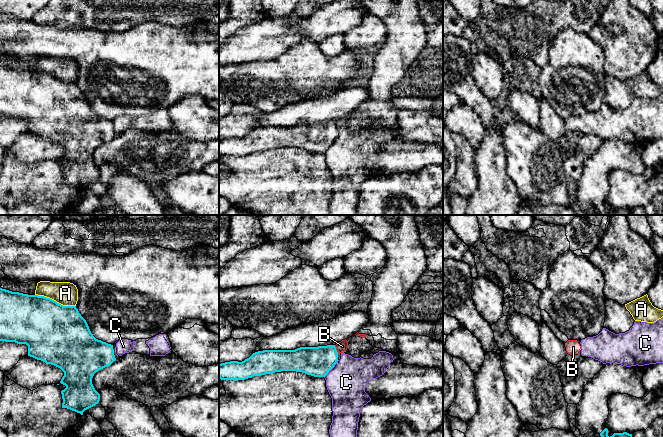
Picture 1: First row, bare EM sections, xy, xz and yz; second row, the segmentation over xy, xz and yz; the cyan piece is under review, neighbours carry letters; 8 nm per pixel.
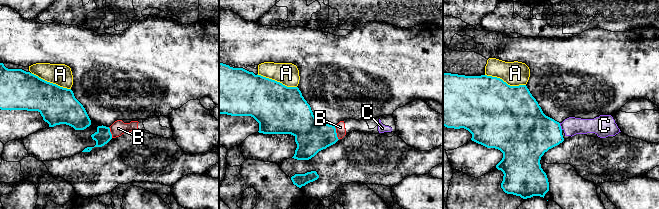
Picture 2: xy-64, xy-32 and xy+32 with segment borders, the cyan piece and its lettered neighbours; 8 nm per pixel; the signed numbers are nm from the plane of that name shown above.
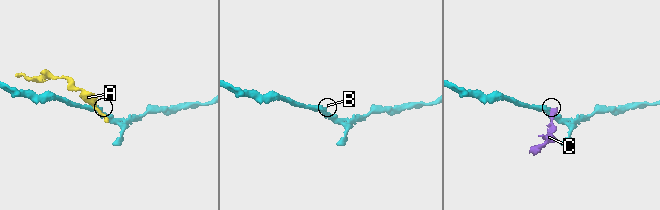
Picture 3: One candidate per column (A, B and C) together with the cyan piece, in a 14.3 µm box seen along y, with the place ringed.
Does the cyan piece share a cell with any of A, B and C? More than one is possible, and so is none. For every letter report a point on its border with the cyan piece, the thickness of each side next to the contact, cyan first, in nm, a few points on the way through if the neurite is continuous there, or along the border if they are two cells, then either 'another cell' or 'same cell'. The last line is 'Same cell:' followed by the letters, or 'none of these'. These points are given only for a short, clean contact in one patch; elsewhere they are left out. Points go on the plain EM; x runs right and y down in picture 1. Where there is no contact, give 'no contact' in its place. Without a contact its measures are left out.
A: contact xy (55, 77); calibres 460 and 190 nm; another cell
B: contact xz (335, 125); calibres 240 and 90 nm; border xz (334, 121), (338, 129); another cell
C: contact xz (331, 144); calibres 240 and 320 nm; border xz (338, 136), (324, 153); another cell
Same cell: none of these

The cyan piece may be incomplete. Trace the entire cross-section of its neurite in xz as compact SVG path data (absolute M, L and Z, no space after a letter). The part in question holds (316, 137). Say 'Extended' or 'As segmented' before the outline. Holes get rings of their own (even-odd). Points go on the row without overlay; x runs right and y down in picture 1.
As segmented. M335 121L300 123L295 126L263 126L253 129L242 138L219 140L221 156L245 156L254 152L281 147L302 148L325 153L338 137Z

